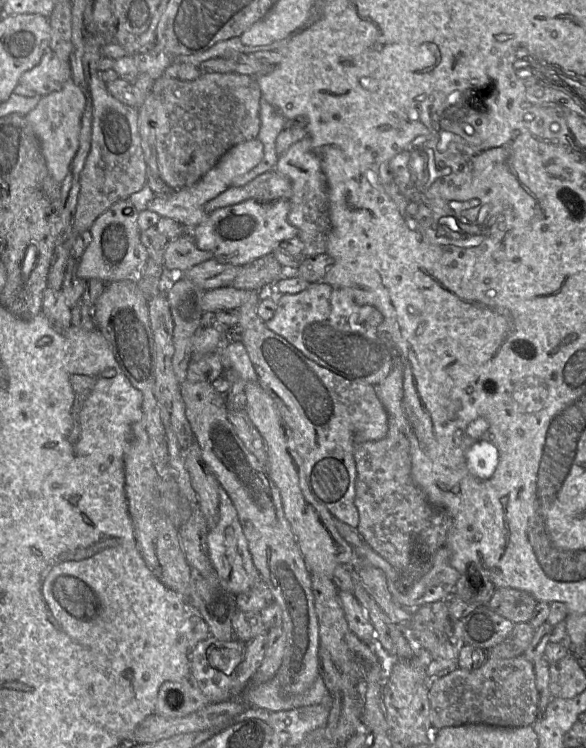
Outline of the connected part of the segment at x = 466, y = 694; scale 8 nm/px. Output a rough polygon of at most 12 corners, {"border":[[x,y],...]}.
{"border":[[553,627],[523,655],[488,658],[429,682],[432,728],[532,726],[533,663]]}

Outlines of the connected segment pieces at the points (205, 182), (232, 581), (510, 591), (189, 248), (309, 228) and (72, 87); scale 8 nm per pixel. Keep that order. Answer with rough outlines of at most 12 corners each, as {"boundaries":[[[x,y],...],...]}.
{"boundaries":[[[263,143],[230,148],[197,183],[155,195],[147,209],[185,229],[204,206],[257,166]],[[222,488],[209,559],[235,595],[262,581],[237,510]],[[497,588],[488,606],[514,624],[537,606],[529,593]],[[185,230],[167,243],[164,268],[176,273],[213,258]],[[310,136],[279,156],[305,258],[325,253],[328,182]],[[68,79],[25,117],[61,184],[79,148],[86,105]]]}

